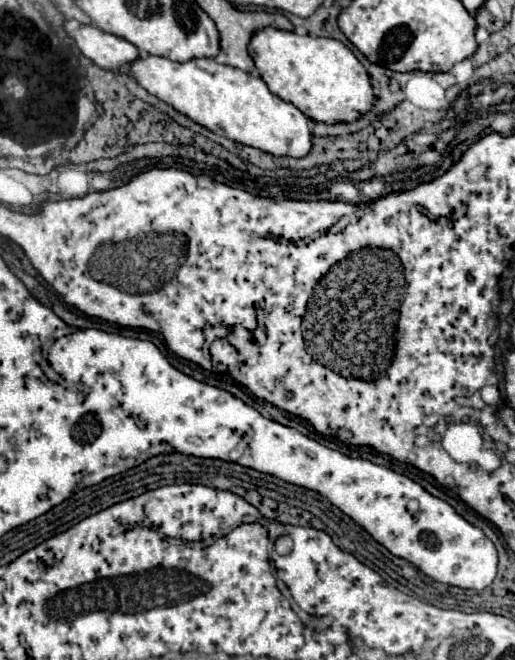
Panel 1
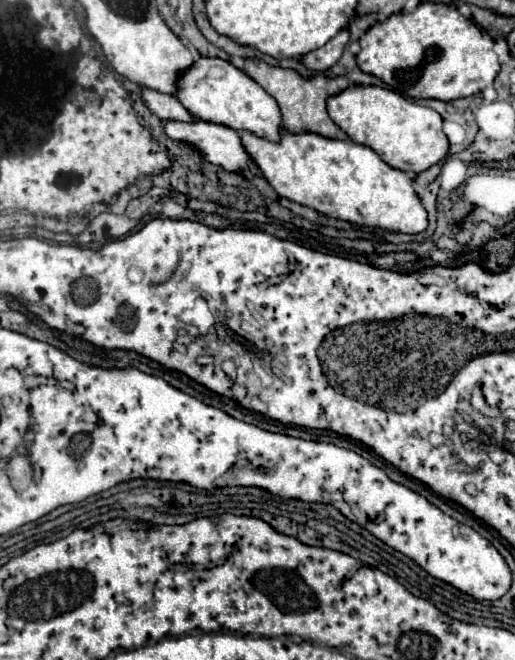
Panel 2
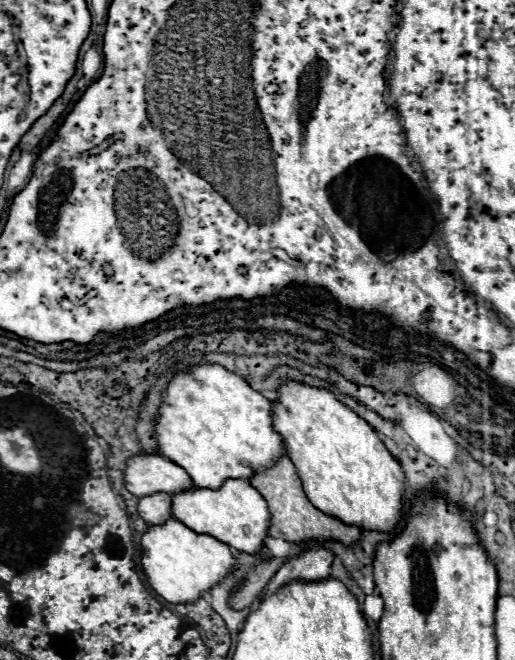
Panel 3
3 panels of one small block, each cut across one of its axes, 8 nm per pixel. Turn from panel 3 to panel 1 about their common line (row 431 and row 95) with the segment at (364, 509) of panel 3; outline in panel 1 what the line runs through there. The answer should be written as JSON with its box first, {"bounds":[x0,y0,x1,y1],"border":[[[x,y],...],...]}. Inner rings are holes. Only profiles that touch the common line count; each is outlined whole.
{"bounds":[248,26,374,122],"border":[[[266,26],[250,38],[248,54],[254,60],[258,76],[272,94],[296,106],[304,116],[316,122],[352,122],[368,112],[374,94],[366,68],[338,40],[320,36],[300,36],[296,32]]]}

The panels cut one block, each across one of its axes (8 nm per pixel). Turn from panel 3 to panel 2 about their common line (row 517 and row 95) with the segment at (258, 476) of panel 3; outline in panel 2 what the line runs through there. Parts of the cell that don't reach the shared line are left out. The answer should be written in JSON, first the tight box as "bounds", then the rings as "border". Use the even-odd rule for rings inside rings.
{"bounds":[244,58,352,140],"border":[[[246,58],[244,60],[244,72],[254,78],[280,106],[282,112],[282,126],[290,132],[316,132],[322,134],[326,138],[338,138],[338,140],[346,140],[348,136],[330,120],[328,112],[326,112],[326,98],[332,94],[342,92],[344,88],[352,86],[352,82],[346,76],[324,76],[324,74],[316,74],[310,78],[300,76],[296,70],[290,68],[272,68],[268,66],[264,60],[252,60]]]}

